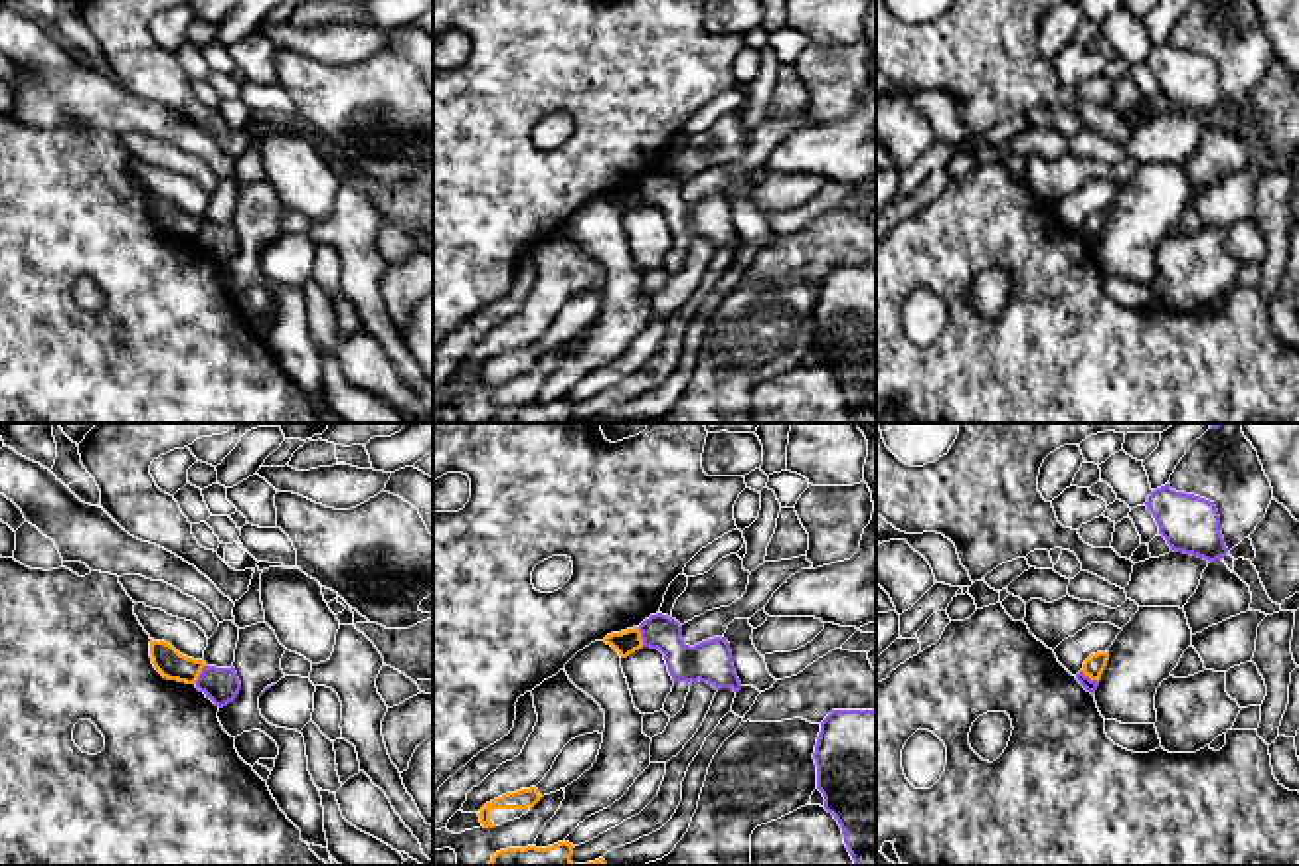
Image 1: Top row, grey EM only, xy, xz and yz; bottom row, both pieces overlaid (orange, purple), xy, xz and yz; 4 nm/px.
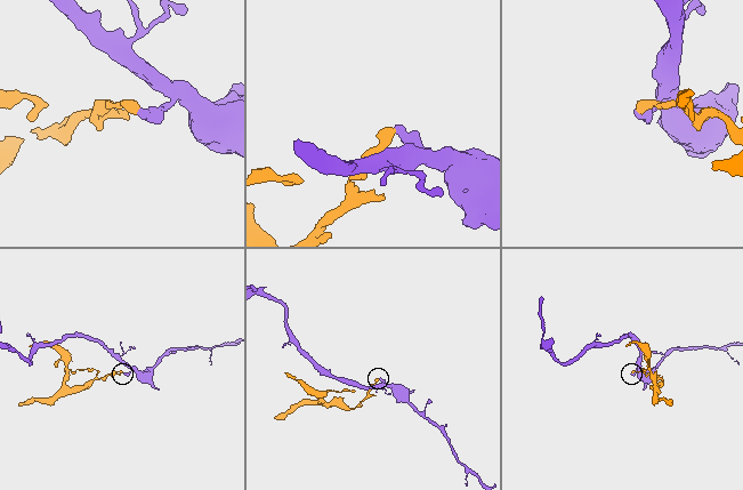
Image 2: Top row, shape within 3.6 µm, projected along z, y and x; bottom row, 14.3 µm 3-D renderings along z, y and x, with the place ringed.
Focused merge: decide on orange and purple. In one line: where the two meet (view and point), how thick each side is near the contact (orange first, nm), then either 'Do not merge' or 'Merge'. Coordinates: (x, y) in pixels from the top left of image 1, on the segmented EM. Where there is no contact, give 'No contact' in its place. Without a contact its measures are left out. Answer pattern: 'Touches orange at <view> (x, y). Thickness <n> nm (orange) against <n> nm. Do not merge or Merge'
Touches orange at xy (198, 675). Thickness 120 nm (orange) against 140 nm. Do not merge

